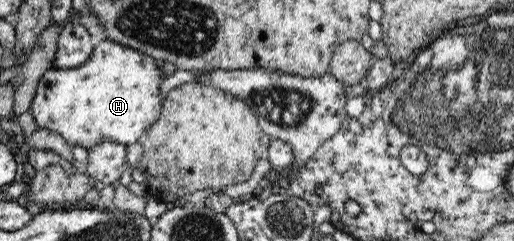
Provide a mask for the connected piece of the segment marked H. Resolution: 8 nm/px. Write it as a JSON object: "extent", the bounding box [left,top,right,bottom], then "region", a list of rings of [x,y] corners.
{"extent":[31,40,167,149],"region":[[[113,40],[100,42],[84,65],[72,69],[50,68],[37,82],[31,113],[38,127],[58,135],[71,148],[95,149],[97,145],[112,141],[121,145],[131,145],[139,141],[143,133],[161,113],[159,83],[167,76],[155,66],[155,60],[136,49],[124,46]]]}

